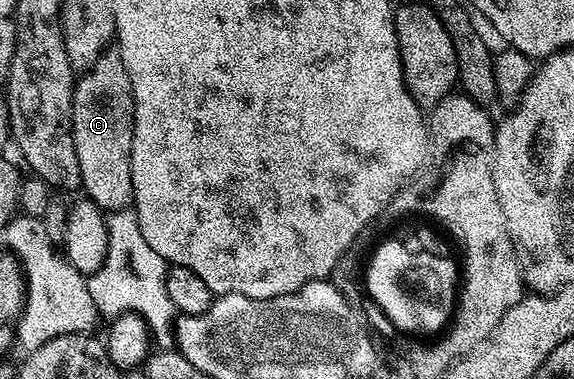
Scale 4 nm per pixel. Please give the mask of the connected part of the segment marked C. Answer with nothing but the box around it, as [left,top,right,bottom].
[72,49,135,213]

